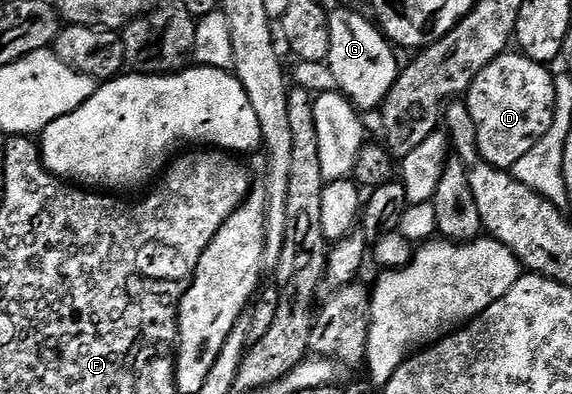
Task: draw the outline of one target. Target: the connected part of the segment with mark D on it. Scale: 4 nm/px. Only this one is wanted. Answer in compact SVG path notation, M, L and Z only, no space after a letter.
M508 51L493 59L467 88L465 103L469 107L469 115L473 115L473 127L477 127L477 147L483 158L493 163L493 167L510 171L517 159L526 155L538 143L541 135L549 131L555 110L555 77L547 69L550 68L546 64L524 57L522 52Z

